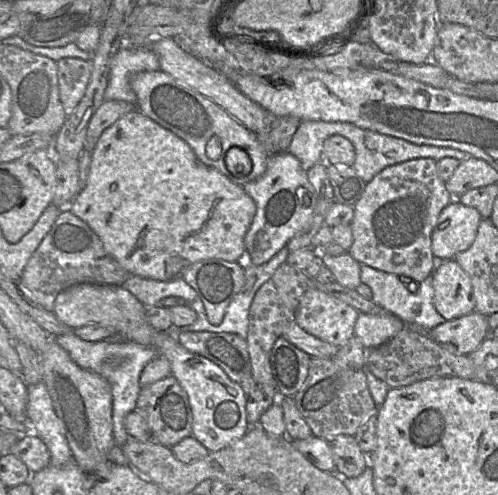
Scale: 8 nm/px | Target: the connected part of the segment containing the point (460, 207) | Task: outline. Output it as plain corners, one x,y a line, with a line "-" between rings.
453,199
440,213
431,235
431,251
435,257
451,260
473,244
482,216
473,207

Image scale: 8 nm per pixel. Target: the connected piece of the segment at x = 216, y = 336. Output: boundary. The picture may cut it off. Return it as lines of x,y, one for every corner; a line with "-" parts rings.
179,331
176,338
188,351
219,366
234,382
240,383
244,377
252,375
247,341
238,334

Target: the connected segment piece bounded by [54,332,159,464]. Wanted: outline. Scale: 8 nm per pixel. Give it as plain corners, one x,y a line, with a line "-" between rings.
74,332
58,335
54,340
69,354
70,358
82,369
94,372
105,378
112,390
112,420
115,446
108,454
111,463
127,464
121,447
128,440
129,435
124,427
127,414
136,410
137,399
141,389
140,375
145,366
159,356
153,348
133,341
117,340
111,337
102,341
86,341

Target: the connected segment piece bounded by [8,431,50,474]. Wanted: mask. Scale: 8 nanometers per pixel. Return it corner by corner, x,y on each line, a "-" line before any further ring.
32,431
20,436
8,453
19,458
31,474
50,465
50,454
47,446

